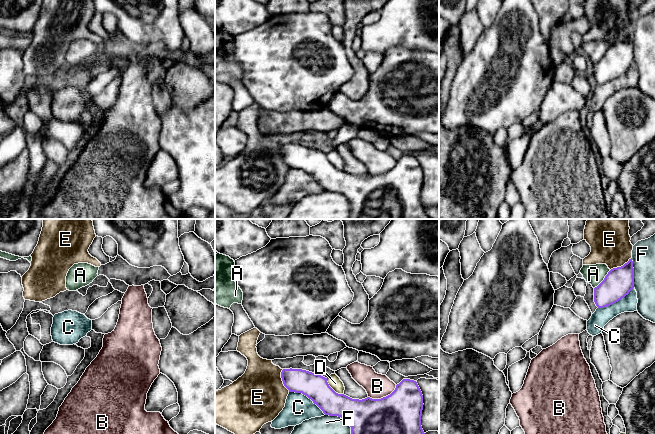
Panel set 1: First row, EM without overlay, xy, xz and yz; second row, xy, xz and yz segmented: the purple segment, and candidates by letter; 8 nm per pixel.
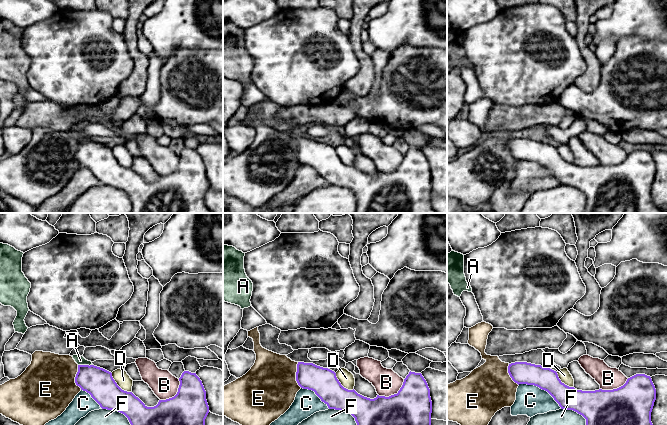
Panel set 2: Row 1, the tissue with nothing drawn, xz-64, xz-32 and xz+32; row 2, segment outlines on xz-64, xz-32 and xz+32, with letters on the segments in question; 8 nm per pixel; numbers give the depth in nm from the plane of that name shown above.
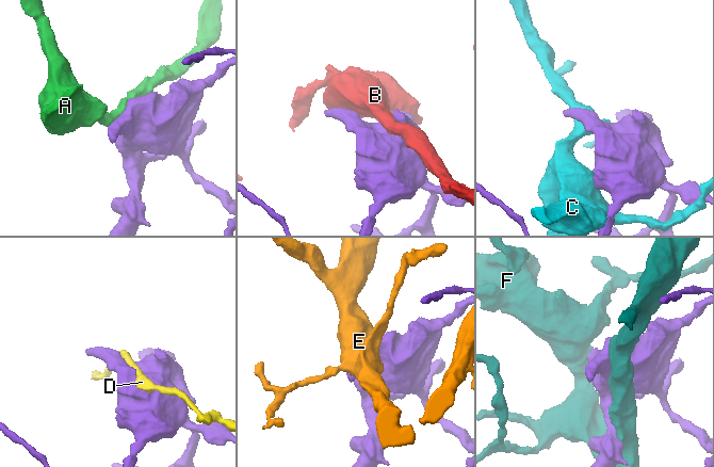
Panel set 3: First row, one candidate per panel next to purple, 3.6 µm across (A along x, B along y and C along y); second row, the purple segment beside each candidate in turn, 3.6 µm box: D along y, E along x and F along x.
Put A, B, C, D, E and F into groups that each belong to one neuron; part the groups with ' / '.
A / B / C / D / E / F

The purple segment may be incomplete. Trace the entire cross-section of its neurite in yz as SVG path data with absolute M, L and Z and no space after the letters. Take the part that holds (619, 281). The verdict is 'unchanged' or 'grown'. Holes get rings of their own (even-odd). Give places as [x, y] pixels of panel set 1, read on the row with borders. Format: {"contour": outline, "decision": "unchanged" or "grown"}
{"contour": "M632 258L621 267L611 269L604 280L595 288L587 283L584 300L592 314L597 308L610 306L634 288L634 268Z", "decision": "grown"}

